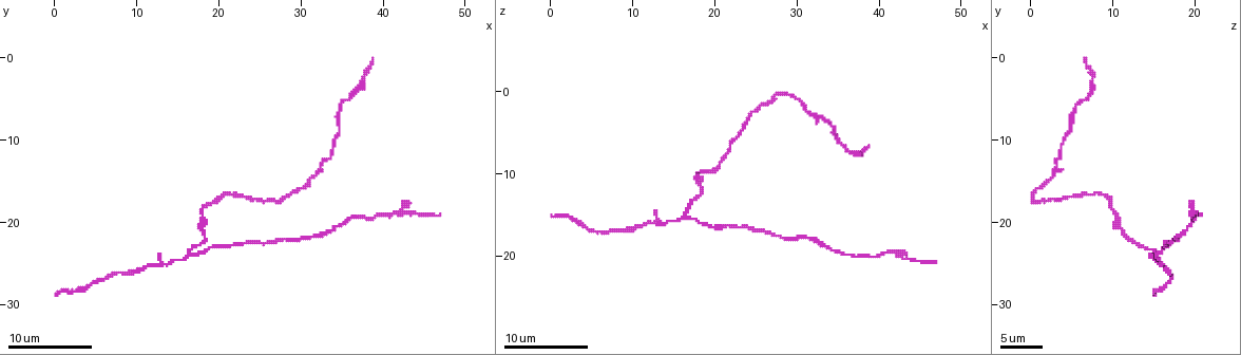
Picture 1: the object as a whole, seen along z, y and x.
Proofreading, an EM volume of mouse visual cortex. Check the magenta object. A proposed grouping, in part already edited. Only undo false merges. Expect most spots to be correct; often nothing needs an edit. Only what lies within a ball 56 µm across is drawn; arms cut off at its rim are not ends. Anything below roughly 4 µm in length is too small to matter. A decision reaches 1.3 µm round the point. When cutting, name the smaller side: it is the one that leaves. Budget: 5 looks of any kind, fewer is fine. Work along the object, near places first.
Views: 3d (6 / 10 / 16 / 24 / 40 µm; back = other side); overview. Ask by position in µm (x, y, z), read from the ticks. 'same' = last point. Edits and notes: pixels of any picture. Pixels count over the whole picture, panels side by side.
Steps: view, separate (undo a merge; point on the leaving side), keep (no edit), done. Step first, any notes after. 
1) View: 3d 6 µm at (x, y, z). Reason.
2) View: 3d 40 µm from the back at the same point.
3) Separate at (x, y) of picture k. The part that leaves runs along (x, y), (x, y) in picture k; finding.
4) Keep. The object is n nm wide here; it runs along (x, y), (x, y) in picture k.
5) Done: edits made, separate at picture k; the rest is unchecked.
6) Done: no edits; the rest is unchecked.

View: 3d 6 µm at (18.4, 19.8, 10.4).

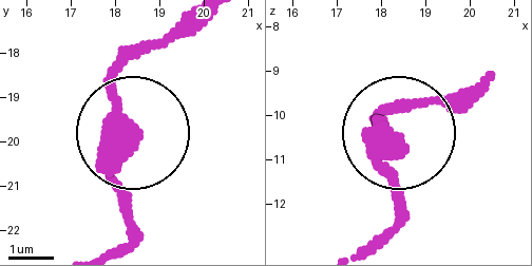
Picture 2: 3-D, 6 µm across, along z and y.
View: 3d 6 µm from the back at the same point.

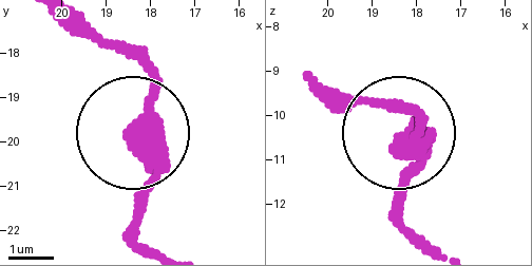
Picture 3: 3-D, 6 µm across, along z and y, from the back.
Keep. It runs along (148, 117), (137, 140), (148, 186), (137, 242) in picture 3; one cell here.

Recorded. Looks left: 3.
View: 3d 10 µm at (16.4, 23.8, 15.4). Arms part here.

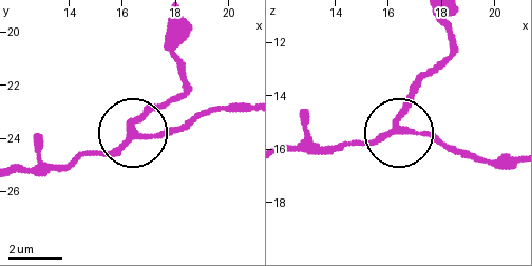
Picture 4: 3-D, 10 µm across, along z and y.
View: 3d 6 µm at (16.4, 24.0, 15.3).

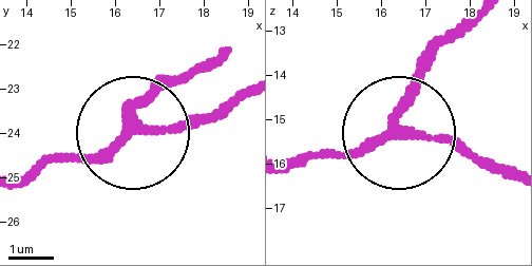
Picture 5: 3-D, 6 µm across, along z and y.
Keep. It runs along (460, 27), (403, 130), (283, 164) in picture 5; continuous, no second cell.

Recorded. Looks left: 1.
View: 3d 10 µm at (36.2, 4.4, 7.0).

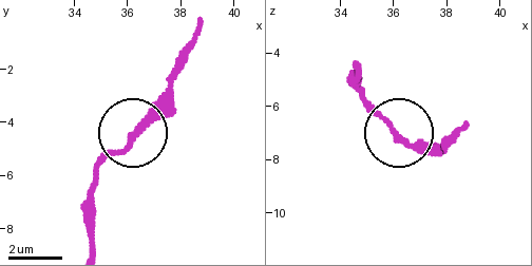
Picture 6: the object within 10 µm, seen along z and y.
Keep. It runs along (92, 247), (95, 172), (127, 145), (172, 86) in picture 6; one cell here.

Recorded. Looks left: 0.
Done: no edits; the rest is unchecked.

